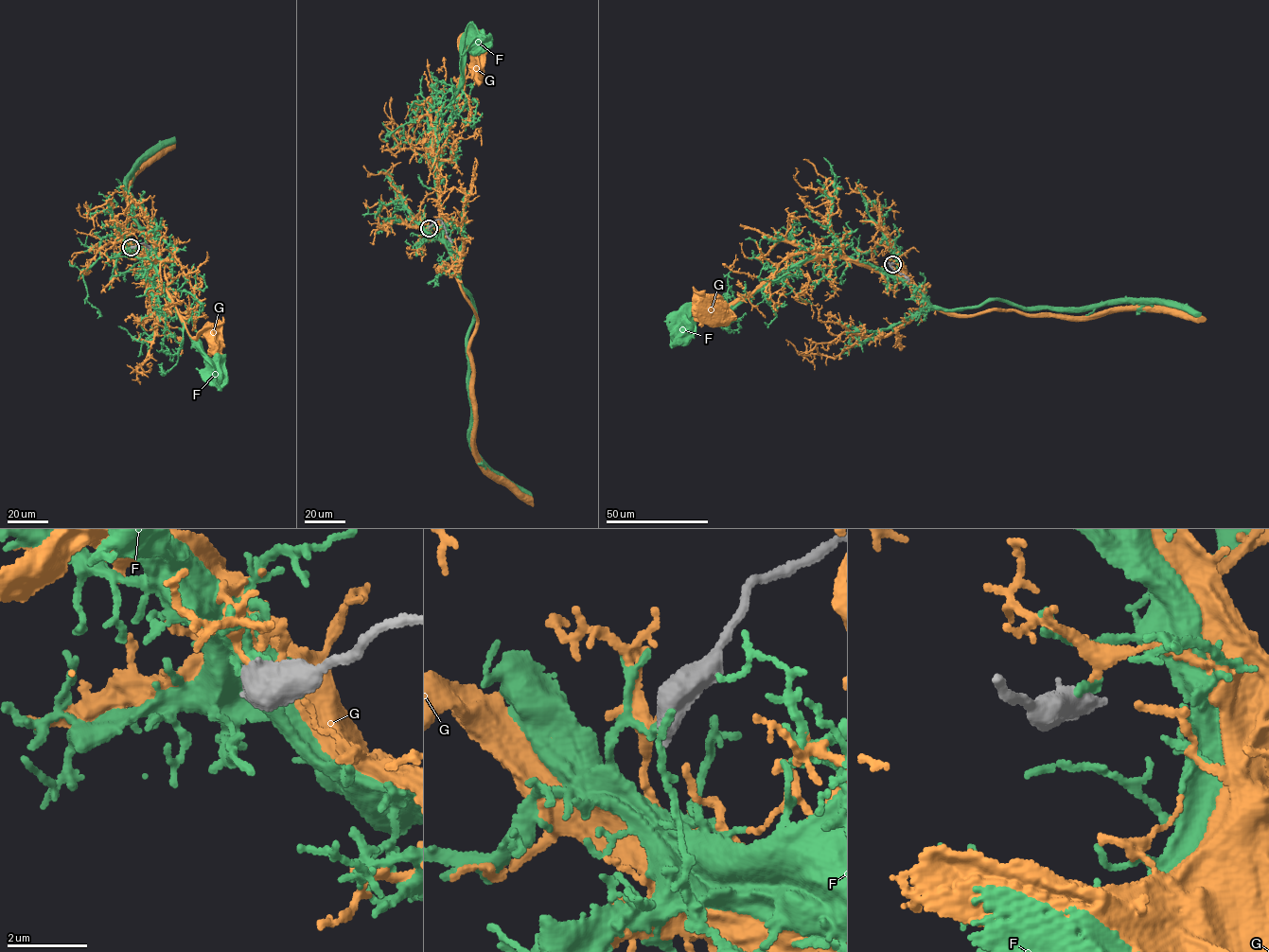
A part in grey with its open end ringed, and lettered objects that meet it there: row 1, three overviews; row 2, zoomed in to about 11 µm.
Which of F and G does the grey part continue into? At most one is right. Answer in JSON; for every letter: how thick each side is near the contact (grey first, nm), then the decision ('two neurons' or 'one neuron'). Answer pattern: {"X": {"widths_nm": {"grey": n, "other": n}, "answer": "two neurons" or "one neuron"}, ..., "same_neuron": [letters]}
{"F": {"widths_nm": {"grey": 750, "other": 200}, "answer": "two neurons"}, "G": {"widths_nm": {"grey": 700, "other": 190}, "answer": "two neurons"}, "same_neuron": []}

